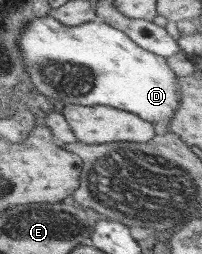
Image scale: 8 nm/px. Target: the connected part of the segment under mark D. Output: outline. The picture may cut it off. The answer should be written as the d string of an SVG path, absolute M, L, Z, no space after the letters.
M42 16L29 21L17 44L31 85L57 102L115 107L166 127L177 110L179 85L166 58L142 49L123 31L103 21L69 26L55 17Z

